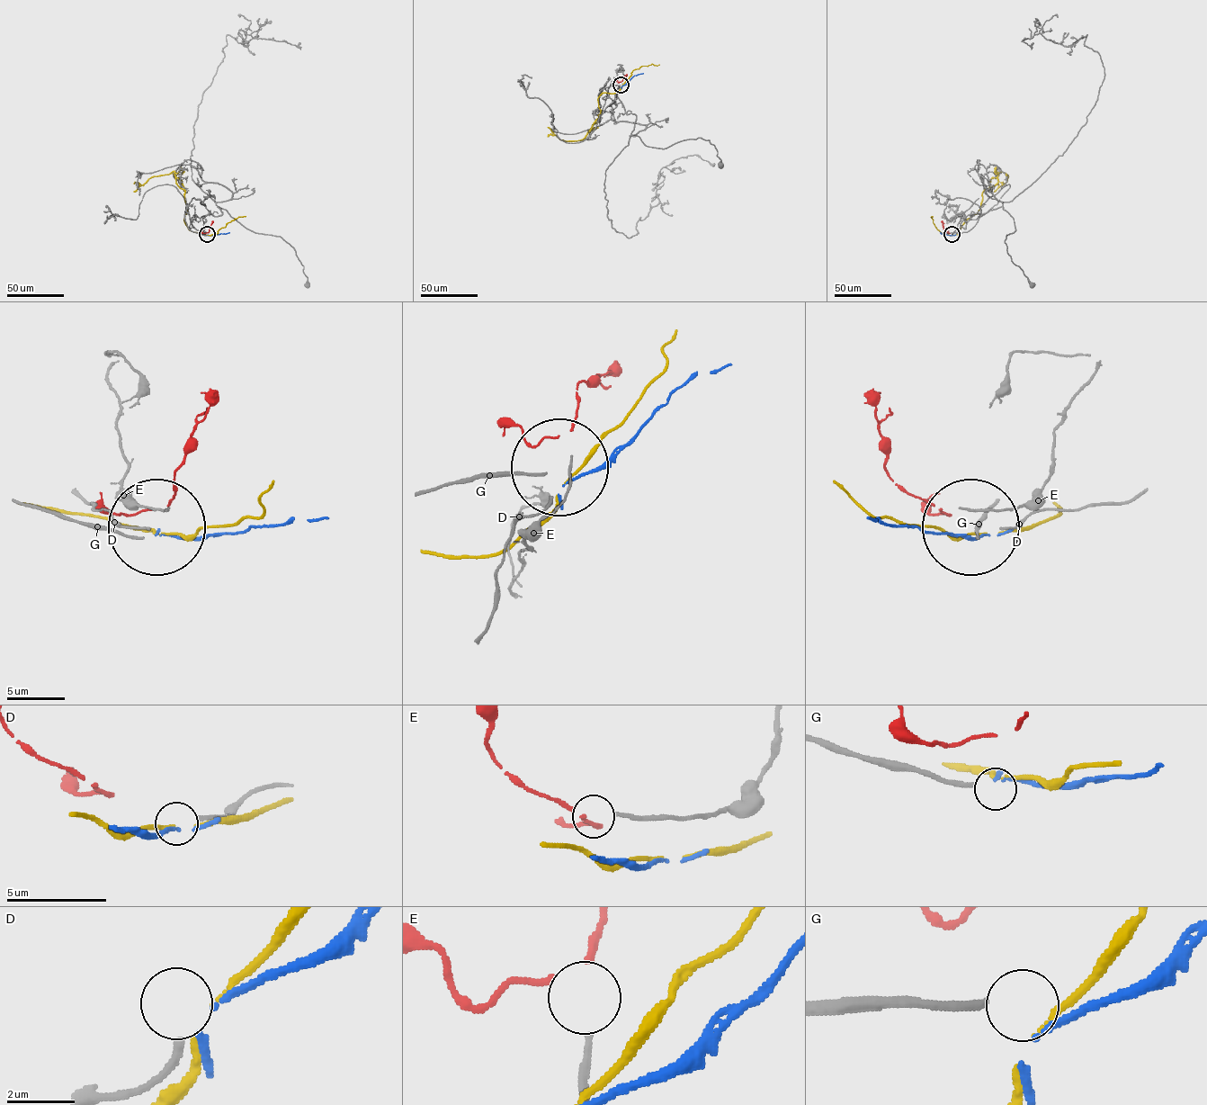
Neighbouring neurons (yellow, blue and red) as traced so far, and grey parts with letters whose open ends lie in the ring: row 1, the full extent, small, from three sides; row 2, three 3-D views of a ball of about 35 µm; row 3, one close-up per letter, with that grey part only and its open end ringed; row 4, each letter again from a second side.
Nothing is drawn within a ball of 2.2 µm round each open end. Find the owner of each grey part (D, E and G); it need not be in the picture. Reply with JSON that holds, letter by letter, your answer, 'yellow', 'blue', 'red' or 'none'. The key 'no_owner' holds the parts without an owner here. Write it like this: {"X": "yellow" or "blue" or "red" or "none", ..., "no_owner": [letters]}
{"D": "none", "E": "red", "G": "none", "no_owner": ["D", "G"]}

